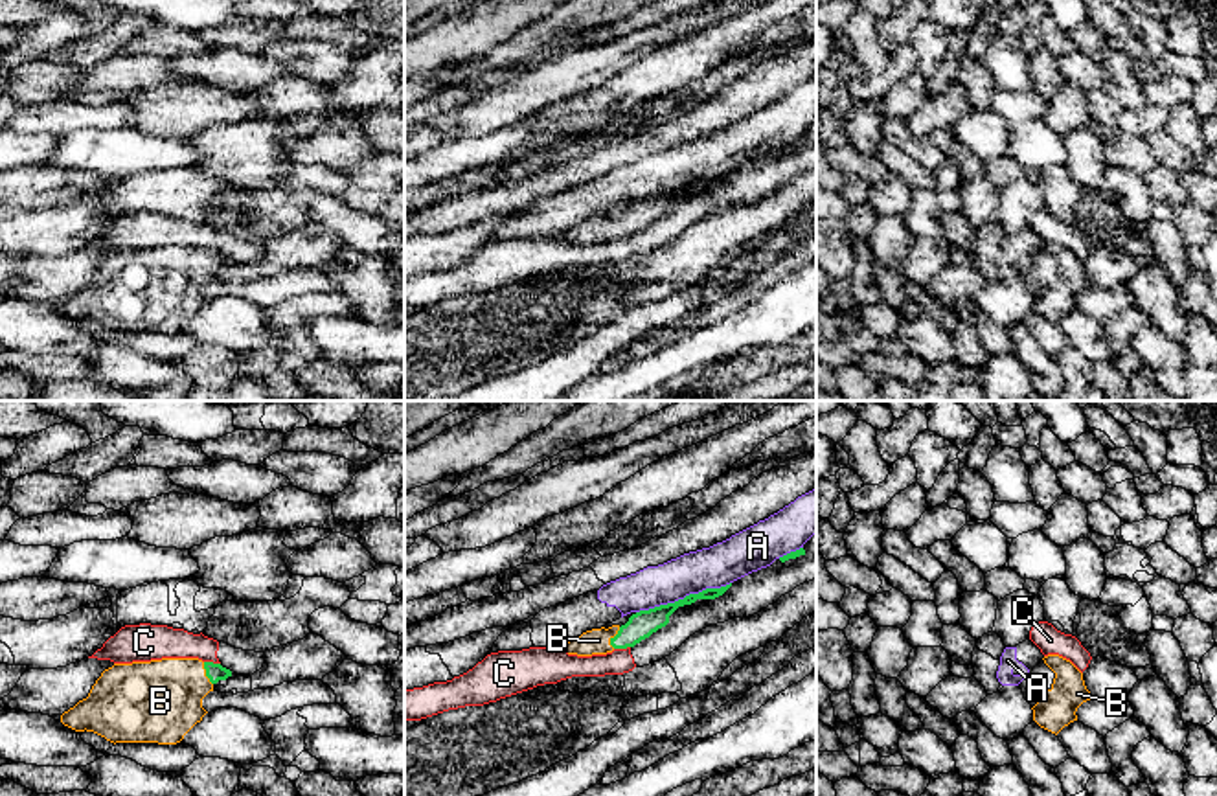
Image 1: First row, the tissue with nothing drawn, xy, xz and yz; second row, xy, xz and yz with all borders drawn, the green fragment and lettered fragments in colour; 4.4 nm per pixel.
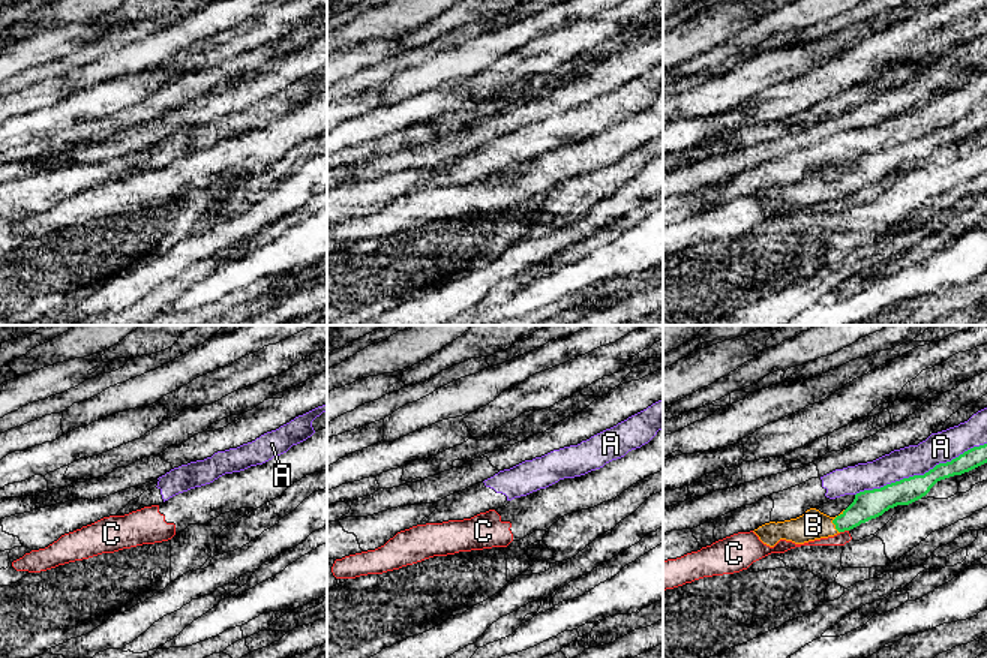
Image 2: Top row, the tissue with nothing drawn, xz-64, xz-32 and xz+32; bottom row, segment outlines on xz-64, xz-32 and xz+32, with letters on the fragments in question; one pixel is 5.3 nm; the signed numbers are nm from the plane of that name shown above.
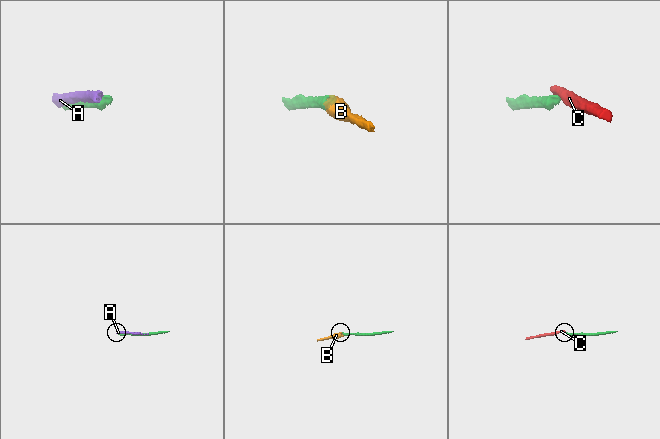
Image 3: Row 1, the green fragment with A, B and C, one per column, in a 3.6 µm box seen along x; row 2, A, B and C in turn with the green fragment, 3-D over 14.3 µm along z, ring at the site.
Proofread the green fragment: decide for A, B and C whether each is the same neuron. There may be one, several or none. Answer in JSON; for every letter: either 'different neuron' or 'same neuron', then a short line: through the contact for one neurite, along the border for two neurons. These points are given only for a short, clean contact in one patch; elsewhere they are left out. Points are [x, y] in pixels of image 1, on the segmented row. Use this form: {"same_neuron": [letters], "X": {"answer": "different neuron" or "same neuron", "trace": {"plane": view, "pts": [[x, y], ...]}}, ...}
{"same_neuron": ["B"], "A": {"answer": "different neuron"}, "B": {"answer": "same neuron"}, "C": {"answer": "different neuron", "trace": {"plane": "xy", "pts": [[204, 660], [219, 664]]}}}

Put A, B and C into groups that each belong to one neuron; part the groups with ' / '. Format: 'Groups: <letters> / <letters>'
Groups: A / B / C

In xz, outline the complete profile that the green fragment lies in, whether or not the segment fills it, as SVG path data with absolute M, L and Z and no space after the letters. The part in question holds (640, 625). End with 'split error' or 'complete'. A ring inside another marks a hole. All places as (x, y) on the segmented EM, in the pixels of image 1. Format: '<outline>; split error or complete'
M732 583L721 588L706 588L699 594L689 594L675 603L660 605L649 610L631 612L612 623L607 623L601 629L586 631L575 640L561 643L561 649L568 654L592 656L607 654L614 649L634 647L658 629L665 627L669 623L669 616L678 607L691 605L697 599L715 599L722 596L730 586Z; split error

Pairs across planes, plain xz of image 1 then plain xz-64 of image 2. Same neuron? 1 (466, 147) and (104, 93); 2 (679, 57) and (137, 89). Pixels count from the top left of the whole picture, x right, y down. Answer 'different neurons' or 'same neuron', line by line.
1: same neuron
2: different neurons

